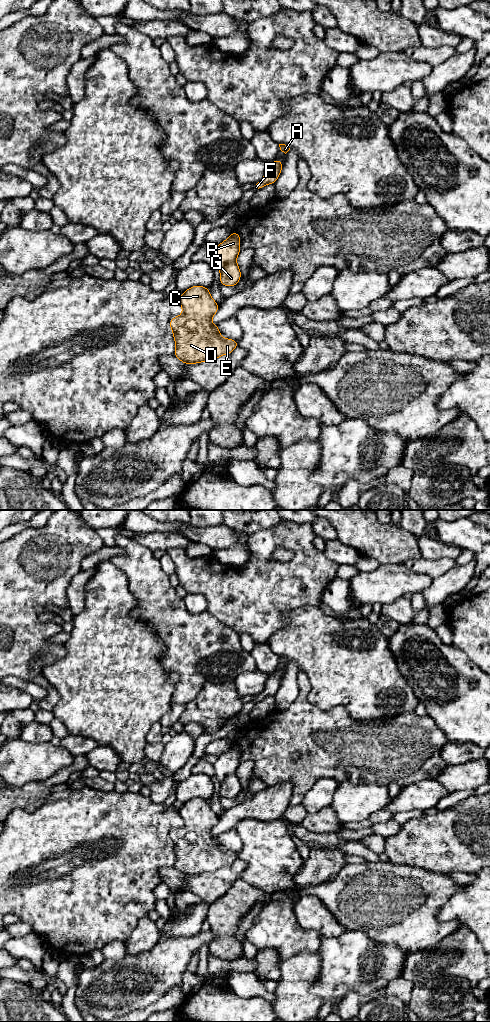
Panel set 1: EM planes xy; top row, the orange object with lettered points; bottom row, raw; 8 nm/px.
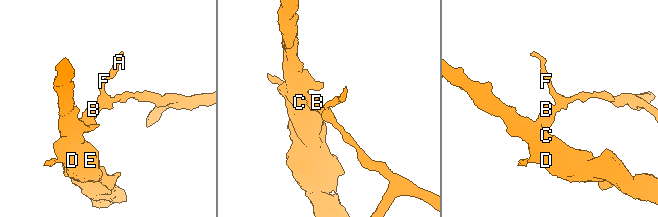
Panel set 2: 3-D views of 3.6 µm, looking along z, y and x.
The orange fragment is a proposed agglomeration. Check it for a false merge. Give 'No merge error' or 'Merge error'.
Merge error

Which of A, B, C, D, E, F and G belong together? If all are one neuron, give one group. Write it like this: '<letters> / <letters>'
A F G / B C D E

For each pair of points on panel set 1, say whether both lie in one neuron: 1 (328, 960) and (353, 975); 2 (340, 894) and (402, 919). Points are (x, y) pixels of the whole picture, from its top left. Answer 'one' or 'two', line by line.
1: one
2: one

